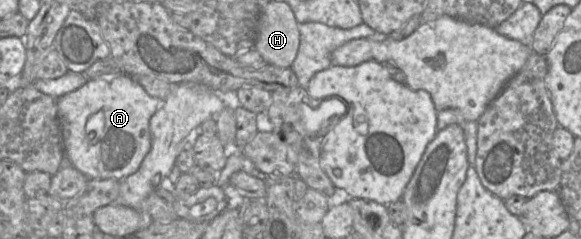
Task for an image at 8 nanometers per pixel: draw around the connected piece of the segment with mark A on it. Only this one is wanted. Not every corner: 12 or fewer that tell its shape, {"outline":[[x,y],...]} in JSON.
{"outline":[[132,76],[57,99],[64,155],[121,180],[151,149],[157,99]]}

